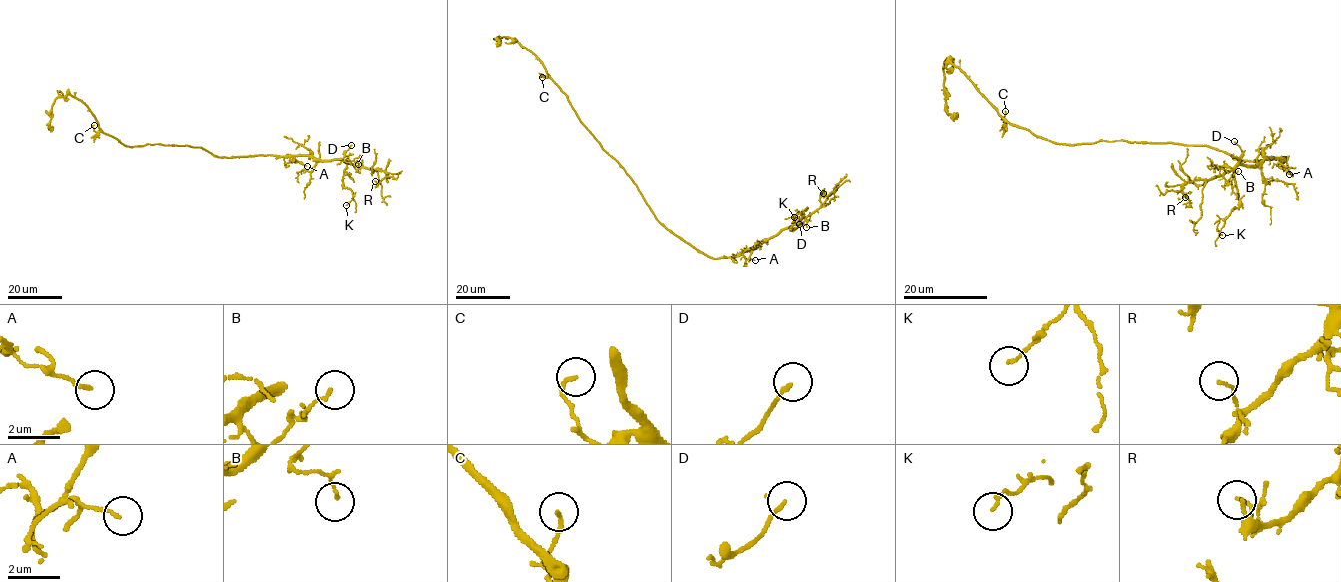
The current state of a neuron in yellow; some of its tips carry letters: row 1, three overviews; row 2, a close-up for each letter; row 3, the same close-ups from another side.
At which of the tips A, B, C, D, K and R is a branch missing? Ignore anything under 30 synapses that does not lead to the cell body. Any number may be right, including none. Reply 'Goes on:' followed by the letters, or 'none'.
Goes on: none

